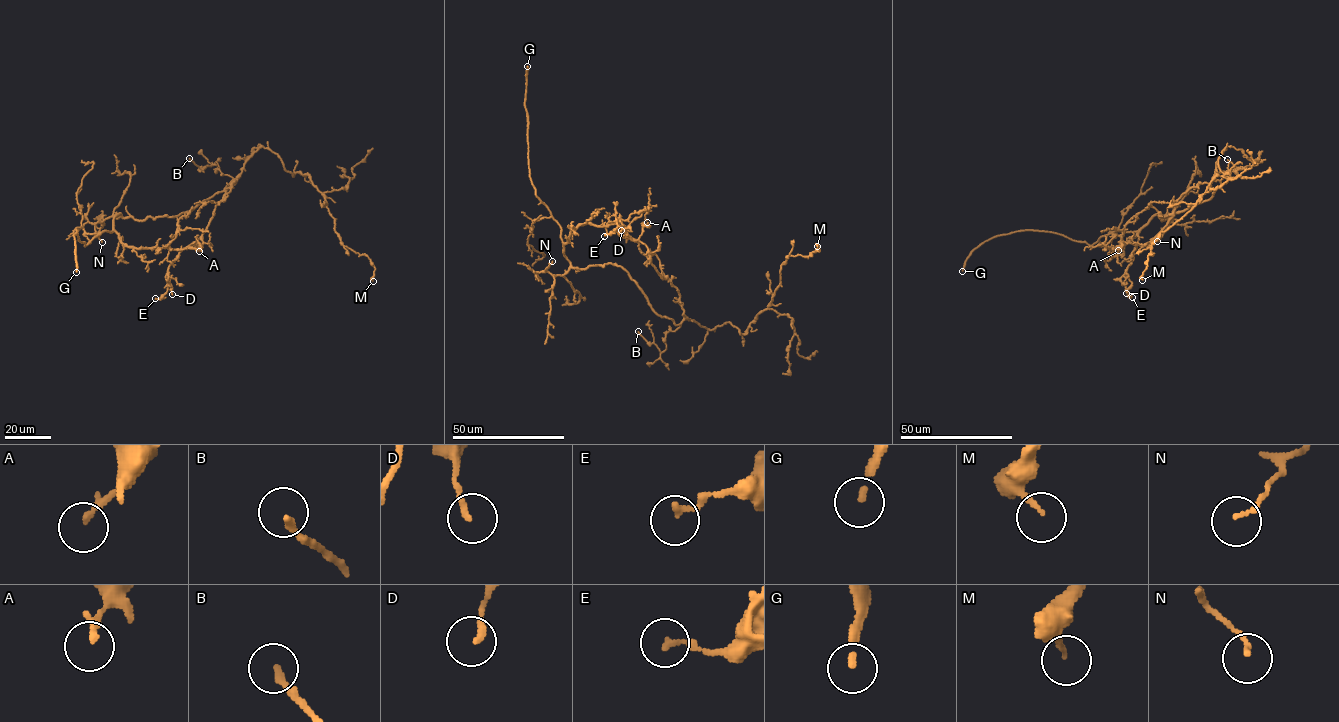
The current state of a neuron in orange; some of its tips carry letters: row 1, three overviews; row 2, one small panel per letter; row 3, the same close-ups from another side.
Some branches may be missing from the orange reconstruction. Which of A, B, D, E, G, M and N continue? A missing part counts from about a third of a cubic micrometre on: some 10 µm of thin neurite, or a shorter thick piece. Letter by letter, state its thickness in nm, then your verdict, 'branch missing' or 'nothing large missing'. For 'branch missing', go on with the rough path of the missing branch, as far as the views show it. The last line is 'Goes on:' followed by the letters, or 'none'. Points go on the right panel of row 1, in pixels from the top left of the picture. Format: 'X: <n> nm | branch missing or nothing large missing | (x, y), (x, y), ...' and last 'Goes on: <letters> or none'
A: 200 nm | nothing large missing
B: 200 nm | branch missing
D: 180 nm | nothing large missing
E: 180 nm | nothing large missing
G: 160 nm | branch missing
M: 150 nm | nothing large missing
N: 140 nm | nothing large missing
Goes on: B, G

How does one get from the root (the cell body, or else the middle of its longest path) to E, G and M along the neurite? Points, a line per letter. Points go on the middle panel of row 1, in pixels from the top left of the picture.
E: (646, 296), (659, 315), (676, 325), (684, 318), (678, 290), (648, 248), (617, 224), (604, 236)
G: (646, 296), (621, 267), (573, 268), (564, 255), (561, 227), (536, 196), (530, 176), (527, 66)
M: (646, 296), (676, 325), (729, 322), (744, 334), (769, 305), (786, 259), (817, 246)

